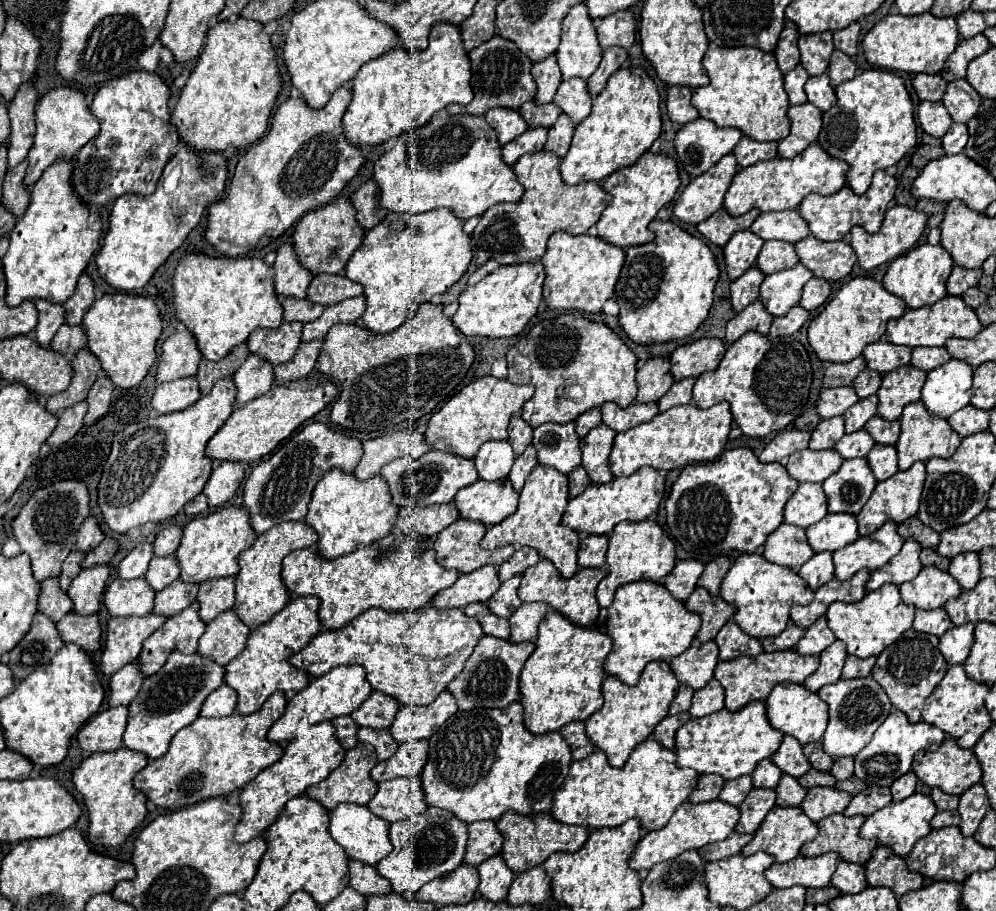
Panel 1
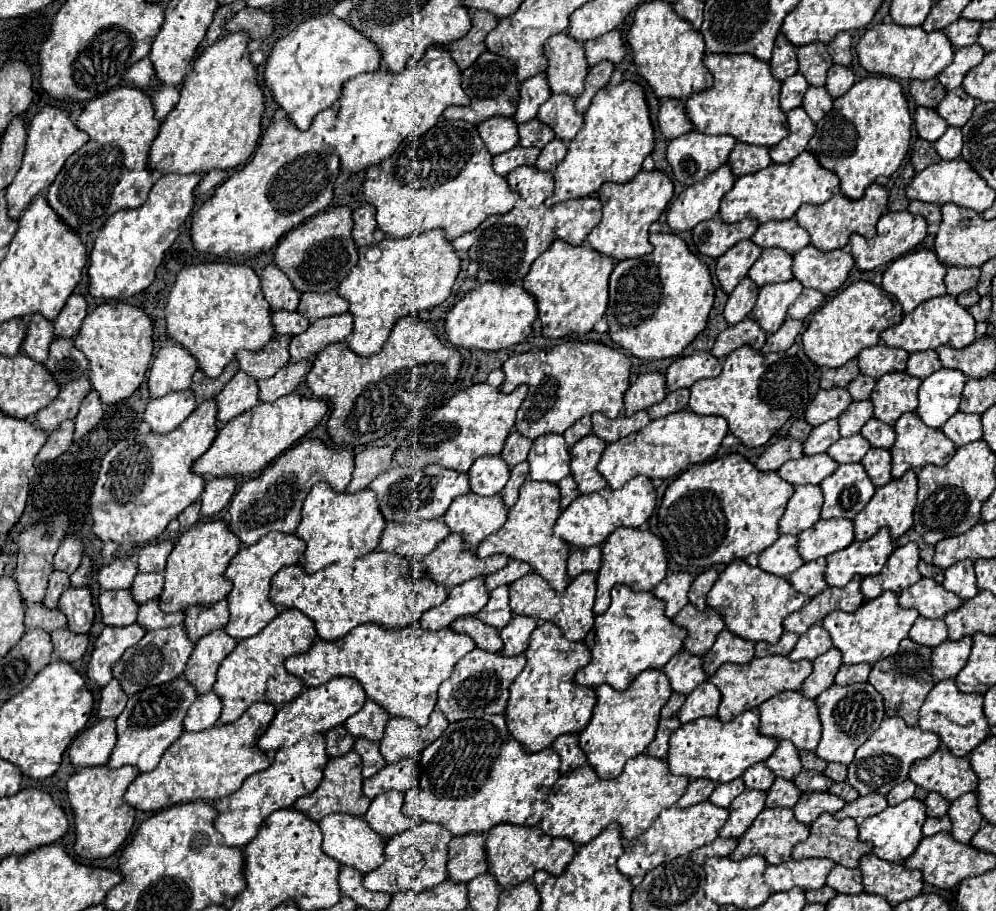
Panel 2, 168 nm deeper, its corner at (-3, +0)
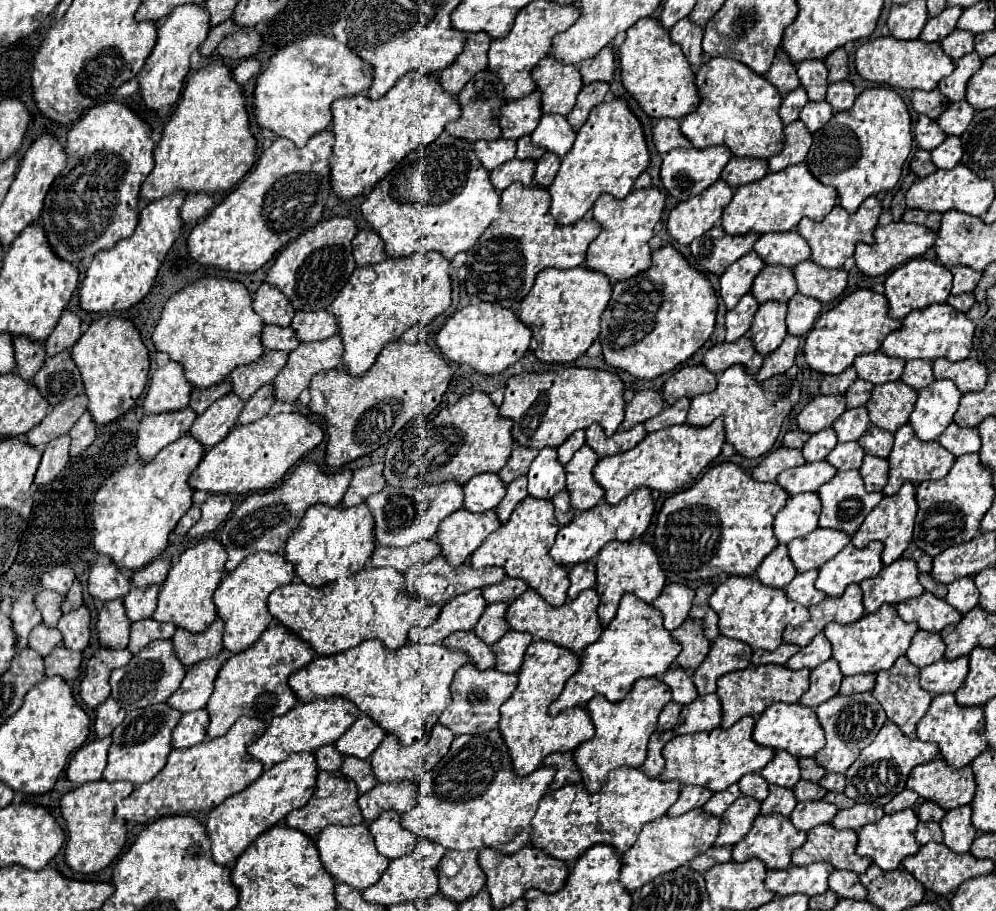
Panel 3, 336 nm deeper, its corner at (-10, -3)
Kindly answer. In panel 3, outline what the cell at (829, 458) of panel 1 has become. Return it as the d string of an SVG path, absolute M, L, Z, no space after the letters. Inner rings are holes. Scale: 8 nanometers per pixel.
M827 461L817 463L805 463L795 469L787 469L777 477L777 483L781 489L785 489L789 495L799 495L807 491L817 491L827 479L831 479L837 473L833 465Z

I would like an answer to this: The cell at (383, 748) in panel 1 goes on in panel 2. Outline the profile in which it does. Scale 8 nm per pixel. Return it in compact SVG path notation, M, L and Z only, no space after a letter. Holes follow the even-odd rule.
M358 738L356 744L354 744L354 750L362 756L362 762L364 762L362 774L364 774L364 778L370 778L372 774L376 774L378 770L382 770L382 768L386 766L386 764L384 764L384 758L380 756L380 746L378 746L378 742Z

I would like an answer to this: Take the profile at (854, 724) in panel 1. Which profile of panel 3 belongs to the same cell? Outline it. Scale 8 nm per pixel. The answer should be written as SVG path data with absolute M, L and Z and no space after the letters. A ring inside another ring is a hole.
M859 693L859 695L835 695L829 701L821 703L815 709L819 723L825 731L825 747L819 751L819 755L815 755L815 761L819 767L823 767L825 771L831 773L845 773L851 763L859 757L859 753L873 743L875 735L879 733L879 729L885 725L887 715L883 711L883 707L875 701L875 697L871 693Z

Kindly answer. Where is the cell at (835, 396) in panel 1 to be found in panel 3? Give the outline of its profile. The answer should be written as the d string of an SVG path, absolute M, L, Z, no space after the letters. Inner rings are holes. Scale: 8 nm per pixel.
M817 395L797 415L797 427L809 435L831 427L831 423L845 411L843 395Z

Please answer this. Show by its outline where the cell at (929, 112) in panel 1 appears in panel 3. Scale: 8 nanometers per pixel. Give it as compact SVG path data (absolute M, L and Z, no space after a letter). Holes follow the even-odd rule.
M921 115L917 119L917 123L915 123L915 141L919 143L921 149L933 151L937 145L941 145L945 141L945 137L947 135L941 131L941 127L933 119L929 119L925 115Z

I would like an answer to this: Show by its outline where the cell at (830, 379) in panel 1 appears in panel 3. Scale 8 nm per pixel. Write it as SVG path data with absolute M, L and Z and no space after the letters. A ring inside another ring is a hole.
M849 367L839 375L825 375L821 379L821 389L819 391L823 395L843 395L855 379L857 379L857 371L855 371L855 367Z

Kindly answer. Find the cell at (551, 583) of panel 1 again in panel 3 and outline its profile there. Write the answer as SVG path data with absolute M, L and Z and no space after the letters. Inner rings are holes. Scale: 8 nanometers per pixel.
M595 589L583 591L577 599L571 603L565 603L561 607L549 607L535 591L525 591L519 599L515 599L505 613L505 619L513 631L525 631L531 633L533 637L541 641L551 641L555 645L561 645L565 649L571 649L575 655L579 655L587 645L595 643L603 631L599 617L597 617L597 607L599 607L599 595Z

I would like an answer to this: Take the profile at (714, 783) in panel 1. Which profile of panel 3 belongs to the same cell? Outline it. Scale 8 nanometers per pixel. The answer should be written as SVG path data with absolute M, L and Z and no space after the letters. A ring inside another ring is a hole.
M681 787L679 789L679 799L669 807L667 817L679 817L691 809L703 807L707 803L707 799L711 797L709 789L703 787Z

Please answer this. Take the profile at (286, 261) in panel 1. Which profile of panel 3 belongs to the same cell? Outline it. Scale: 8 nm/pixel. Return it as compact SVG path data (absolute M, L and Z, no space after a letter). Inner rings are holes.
M263 283L257 289L253 299L253 311L263 319L265 325L277 325L277 327L289 327L295 315L289 299L267 283Z

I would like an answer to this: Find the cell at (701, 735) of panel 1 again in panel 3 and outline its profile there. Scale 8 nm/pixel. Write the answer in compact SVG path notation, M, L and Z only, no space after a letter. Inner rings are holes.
M743 717L729 729L713 729L705 733L693 735L677 735L663 747L665 769L659 775L661 781L679 781L681 785L699 785L713 793L727 789L737 783L745 773L753 773L763 769L775 755L773 749L757 745L751 737L753 733L753 717Z

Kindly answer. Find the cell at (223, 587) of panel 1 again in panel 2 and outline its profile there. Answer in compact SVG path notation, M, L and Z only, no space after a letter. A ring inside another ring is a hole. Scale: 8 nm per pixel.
M222 598L208 608L188 608L184 624L192 642L198 642L216 628L224 628L228 624L228 600Z

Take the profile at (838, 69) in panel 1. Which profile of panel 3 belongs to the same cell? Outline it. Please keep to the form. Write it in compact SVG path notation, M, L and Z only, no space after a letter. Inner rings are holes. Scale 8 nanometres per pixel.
M837 81L837 83L831 83L827 87L827 97L825 99L827 99L827 103L831 103L835 113L847 111L855 103L855 89L849 81Z

